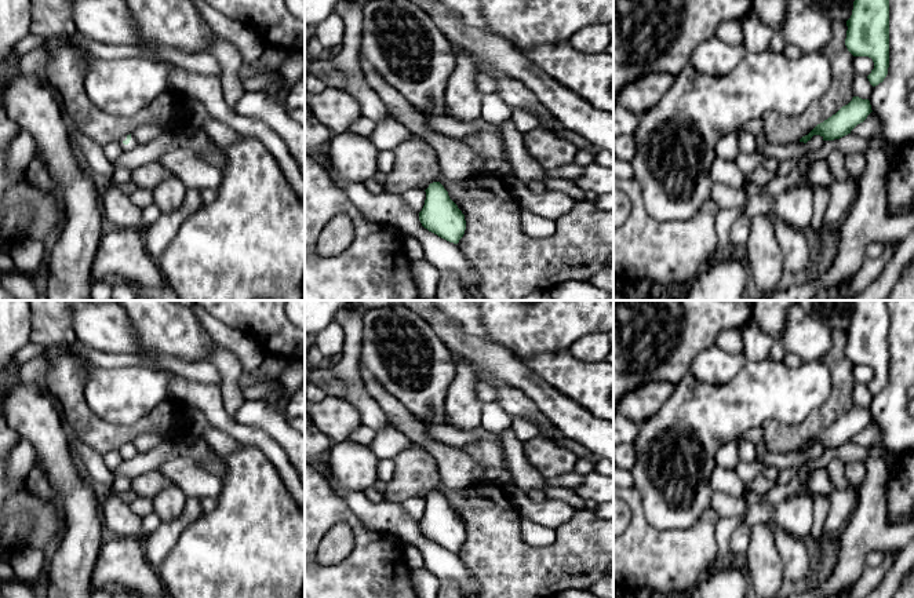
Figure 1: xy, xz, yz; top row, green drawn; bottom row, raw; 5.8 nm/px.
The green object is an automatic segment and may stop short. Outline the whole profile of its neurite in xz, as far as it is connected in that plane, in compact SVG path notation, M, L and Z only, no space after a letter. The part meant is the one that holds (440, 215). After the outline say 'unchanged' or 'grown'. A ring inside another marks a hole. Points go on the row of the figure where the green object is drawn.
M440 182L430 183L425 192L425 205L419 212L422 226L438 237L458 244L466 230L465 215Z; unchanged

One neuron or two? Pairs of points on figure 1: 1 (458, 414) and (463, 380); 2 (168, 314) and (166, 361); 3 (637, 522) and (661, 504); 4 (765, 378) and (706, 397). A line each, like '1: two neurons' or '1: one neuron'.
1: one neuron
2: two neurons
3: two neurons
4: one neuron

